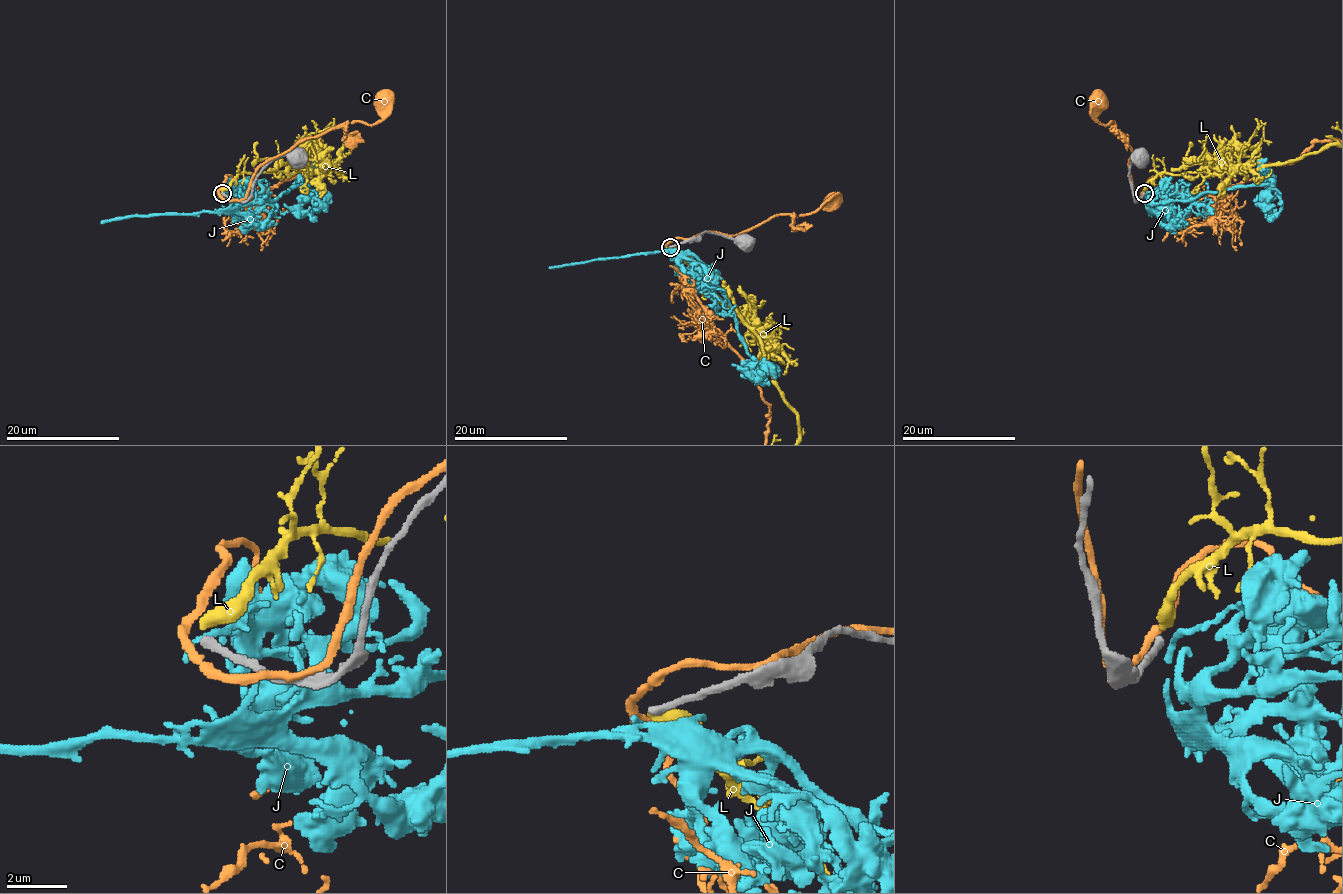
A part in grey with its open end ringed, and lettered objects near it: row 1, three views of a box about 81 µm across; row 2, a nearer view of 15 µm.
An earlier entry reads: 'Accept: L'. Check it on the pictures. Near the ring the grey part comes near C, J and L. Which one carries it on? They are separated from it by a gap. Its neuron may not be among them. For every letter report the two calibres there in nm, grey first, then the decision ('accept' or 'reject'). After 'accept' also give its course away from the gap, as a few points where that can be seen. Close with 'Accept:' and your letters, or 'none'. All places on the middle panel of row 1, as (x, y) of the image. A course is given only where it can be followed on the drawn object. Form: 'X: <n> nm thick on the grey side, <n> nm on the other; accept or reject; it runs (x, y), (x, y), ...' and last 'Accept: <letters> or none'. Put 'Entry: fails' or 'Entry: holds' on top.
Entry: fails
C: 280 nm thick on the grey side, 280 nm on the other; reject
J: 280 nm thick on the grey side, 260 nm on the other; reject
L: 280 nm thick on the grey side, 440 nm on the other; reject
Accept: none

